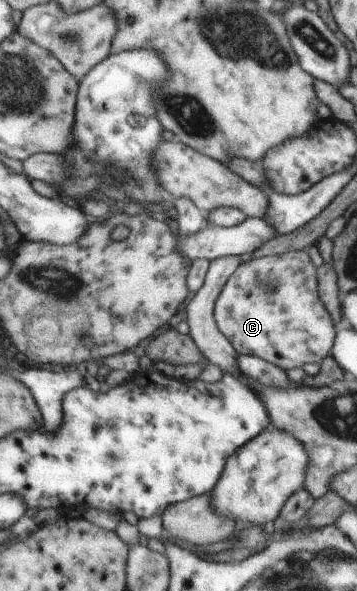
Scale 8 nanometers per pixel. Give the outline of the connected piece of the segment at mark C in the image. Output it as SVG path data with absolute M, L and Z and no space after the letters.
M304 250L240 262L213 305L213 318L236 354L253 355L281 367L283 371L305 363L318 364L329 355L335 339L332 320L316 295L312 263Z

